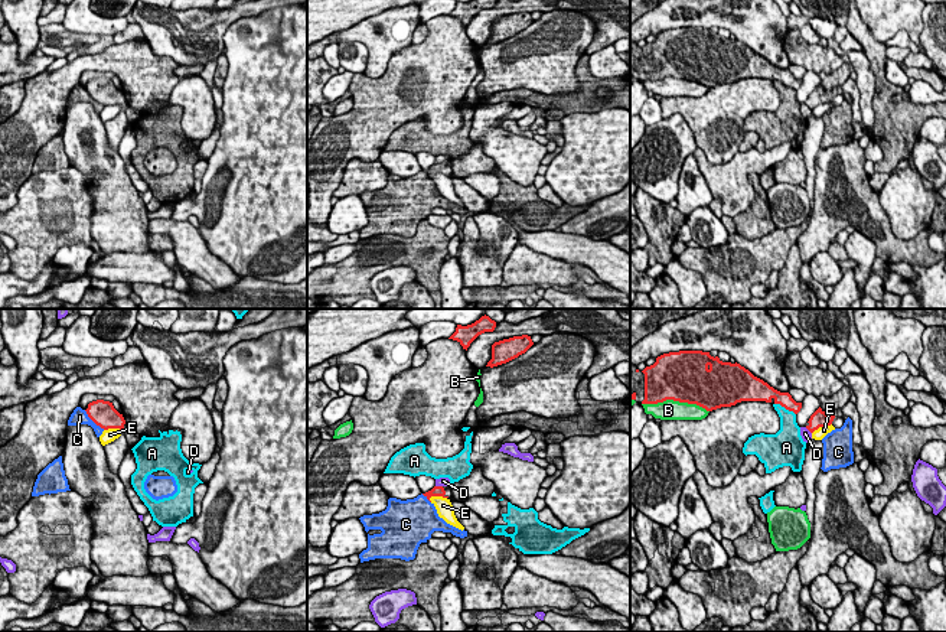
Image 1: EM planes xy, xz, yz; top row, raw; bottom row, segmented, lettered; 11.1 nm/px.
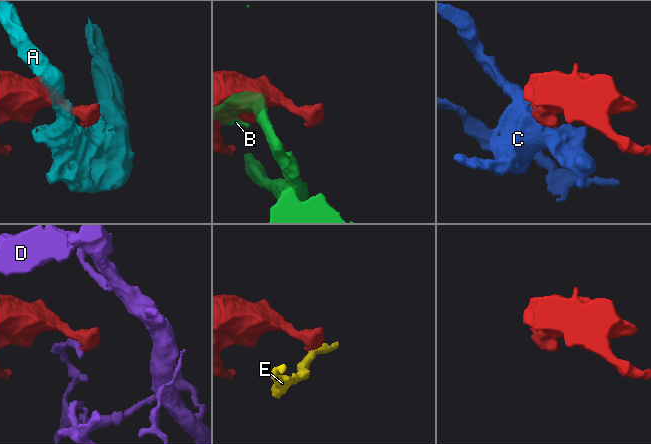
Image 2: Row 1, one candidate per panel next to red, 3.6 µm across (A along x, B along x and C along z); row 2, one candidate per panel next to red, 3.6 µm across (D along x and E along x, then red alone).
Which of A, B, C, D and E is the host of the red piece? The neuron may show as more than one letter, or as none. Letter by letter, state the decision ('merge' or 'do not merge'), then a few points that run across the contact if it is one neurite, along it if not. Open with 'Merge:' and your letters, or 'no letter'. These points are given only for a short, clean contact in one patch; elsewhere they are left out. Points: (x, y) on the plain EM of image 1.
Merge: C
A: do not merge | yz (775, 80), (795, 91)
B: do not merge
C: merge
D: do not merge
E: do not merge | xz (446, 175), (431, 173), (429, 176)

